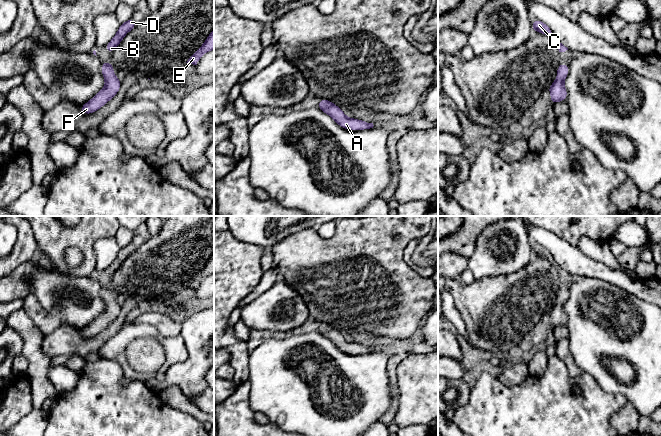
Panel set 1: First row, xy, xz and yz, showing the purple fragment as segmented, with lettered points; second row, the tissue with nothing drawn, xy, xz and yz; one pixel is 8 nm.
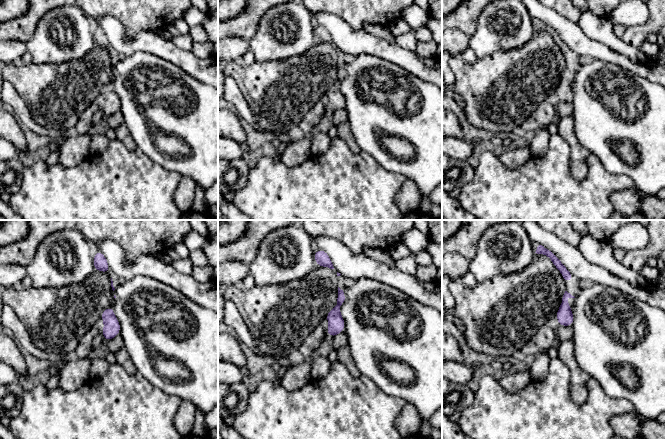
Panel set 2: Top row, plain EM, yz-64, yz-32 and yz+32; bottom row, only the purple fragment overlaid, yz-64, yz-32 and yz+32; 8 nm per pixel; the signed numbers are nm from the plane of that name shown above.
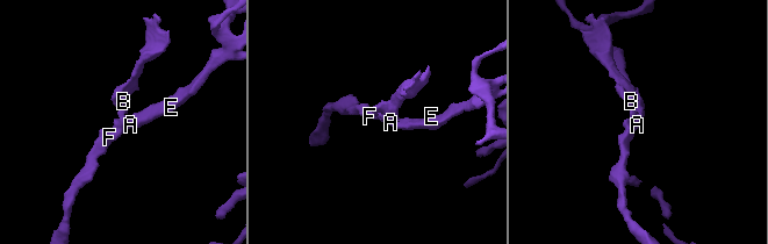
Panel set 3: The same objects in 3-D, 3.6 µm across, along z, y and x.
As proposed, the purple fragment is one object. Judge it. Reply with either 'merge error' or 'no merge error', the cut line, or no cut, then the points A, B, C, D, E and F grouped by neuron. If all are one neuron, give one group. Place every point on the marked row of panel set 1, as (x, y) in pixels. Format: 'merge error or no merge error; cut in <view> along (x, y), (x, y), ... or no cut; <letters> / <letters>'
no merge error; no cut; A B C D E F

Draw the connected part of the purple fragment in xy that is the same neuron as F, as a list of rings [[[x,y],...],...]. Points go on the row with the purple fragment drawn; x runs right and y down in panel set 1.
[[[102,61],[102,63],[101,72],[106,85],[90,101],[79,107],[82,114],[86,115],[97,111],[111,100],[121,87],[121,81],[113,74],[114,66],[106,61]]]

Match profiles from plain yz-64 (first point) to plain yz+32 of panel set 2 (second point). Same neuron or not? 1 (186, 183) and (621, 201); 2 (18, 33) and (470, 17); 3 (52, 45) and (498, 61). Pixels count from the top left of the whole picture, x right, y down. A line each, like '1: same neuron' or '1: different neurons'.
1: same neuron
2: same neuron
3: different neurons

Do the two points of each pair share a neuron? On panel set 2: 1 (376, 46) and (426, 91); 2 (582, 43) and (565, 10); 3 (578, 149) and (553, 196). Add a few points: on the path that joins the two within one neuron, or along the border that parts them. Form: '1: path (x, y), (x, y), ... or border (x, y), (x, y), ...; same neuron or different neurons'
1: border (374, 55), (401, 66), (416, 77); different neurons
2: border (553, 10), (576, 24); different neurons
3: border (565, 140), (569, 146), (570, 172), (581, 180); different neurons

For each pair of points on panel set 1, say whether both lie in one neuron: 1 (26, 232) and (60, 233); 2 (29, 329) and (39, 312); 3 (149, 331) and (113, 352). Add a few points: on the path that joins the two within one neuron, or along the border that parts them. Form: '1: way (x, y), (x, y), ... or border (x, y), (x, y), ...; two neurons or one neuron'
1: border (30, 226), (38, 248); two neurons
2: border (22, 308), (43, 336); two neurons
3: way (140, 331), (133, 331), (121, 343); one neuron

